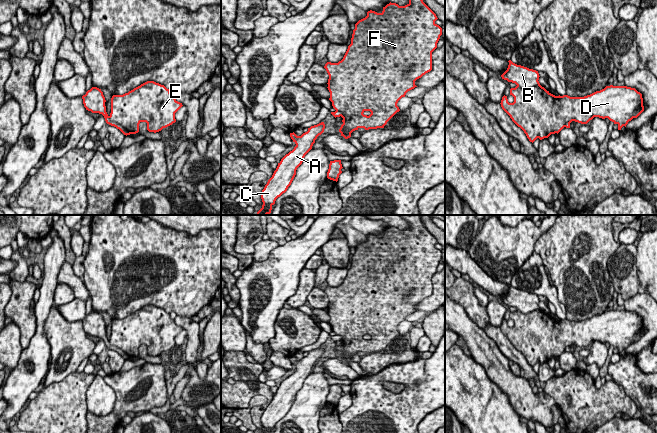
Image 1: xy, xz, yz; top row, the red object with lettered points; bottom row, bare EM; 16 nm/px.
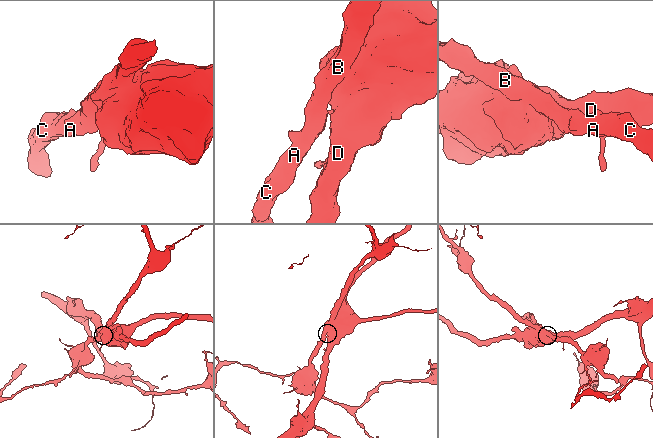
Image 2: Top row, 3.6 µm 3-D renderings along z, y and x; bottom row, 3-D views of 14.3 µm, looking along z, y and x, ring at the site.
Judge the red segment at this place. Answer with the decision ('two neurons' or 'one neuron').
two neurons

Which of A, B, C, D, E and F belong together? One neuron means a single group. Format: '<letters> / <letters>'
A B C / D E F

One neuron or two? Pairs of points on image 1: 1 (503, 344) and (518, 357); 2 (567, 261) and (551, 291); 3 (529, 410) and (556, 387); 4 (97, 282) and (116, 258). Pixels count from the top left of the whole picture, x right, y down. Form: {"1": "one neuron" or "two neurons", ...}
{"1": "one neuron", "2": "two neurons", "3": "two neurons", "4": "one neuron"}

